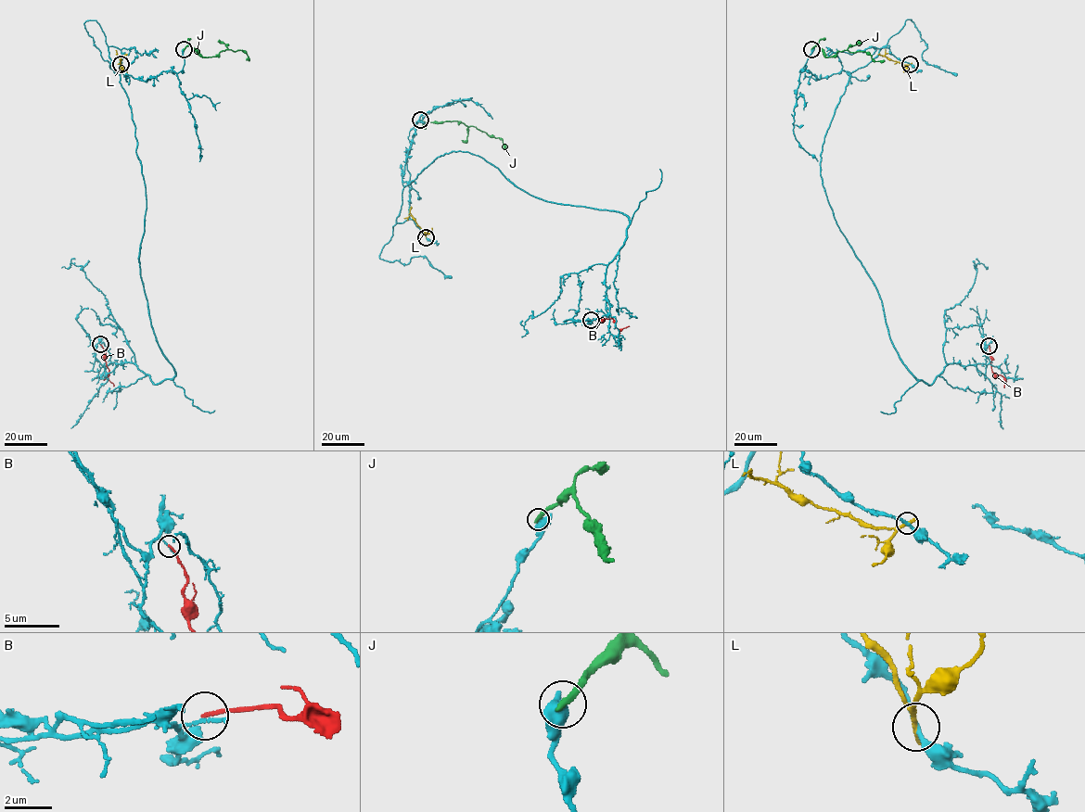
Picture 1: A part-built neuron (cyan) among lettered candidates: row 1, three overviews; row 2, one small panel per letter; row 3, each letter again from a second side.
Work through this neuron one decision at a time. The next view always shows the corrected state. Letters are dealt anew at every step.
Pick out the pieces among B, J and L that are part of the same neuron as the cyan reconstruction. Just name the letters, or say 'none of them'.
none of them

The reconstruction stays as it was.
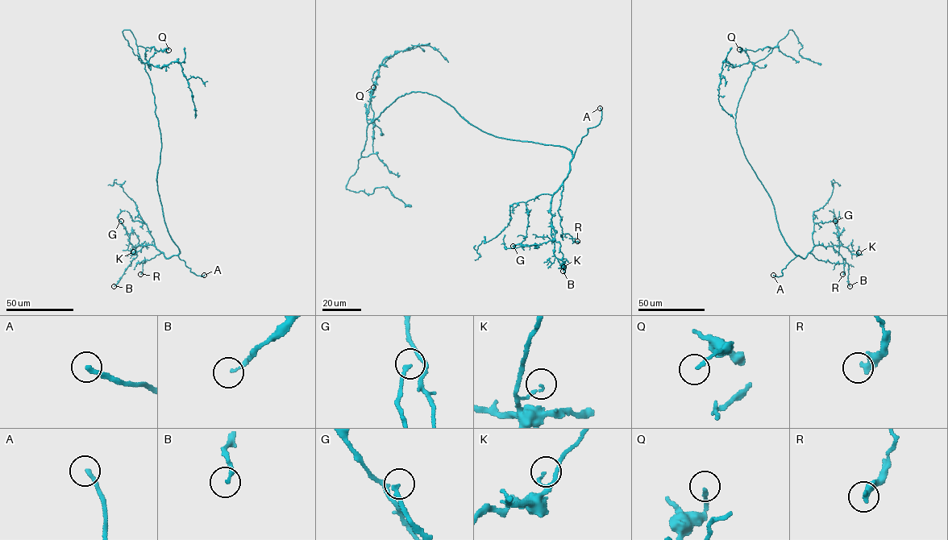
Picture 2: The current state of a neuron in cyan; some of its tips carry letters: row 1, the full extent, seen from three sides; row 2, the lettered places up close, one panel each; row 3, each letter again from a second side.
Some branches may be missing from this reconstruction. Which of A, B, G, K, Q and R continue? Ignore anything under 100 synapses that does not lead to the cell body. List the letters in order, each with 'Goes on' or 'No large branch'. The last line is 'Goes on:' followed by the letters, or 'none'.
A: Goes on
B: No large branch
G: No large branch
K: No large branch
Q: No large branch
R: No large branch
Goes on: A

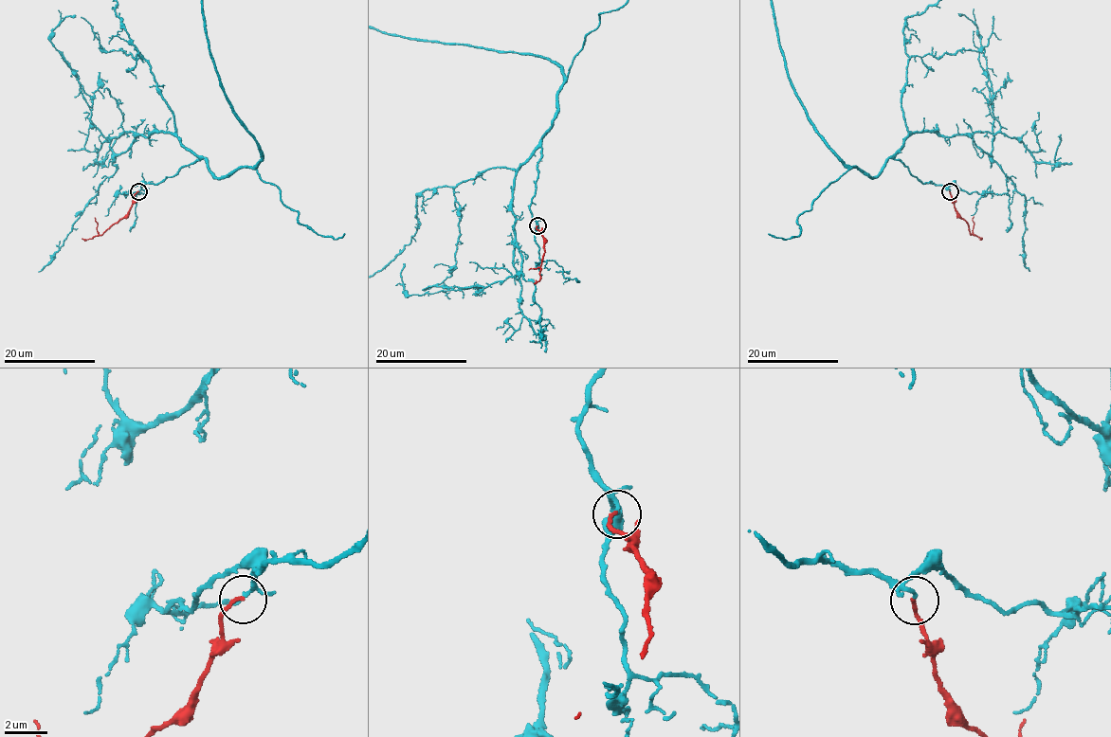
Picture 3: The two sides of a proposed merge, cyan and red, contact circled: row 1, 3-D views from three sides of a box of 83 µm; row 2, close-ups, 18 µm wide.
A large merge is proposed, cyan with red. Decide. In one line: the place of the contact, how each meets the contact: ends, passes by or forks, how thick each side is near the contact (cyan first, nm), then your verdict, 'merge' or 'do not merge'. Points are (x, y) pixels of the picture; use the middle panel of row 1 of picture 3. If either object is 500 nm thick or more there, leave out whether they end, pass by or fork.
at (537, 225); cyan passes by; red ends there; 110 nm thick on the cyan side, 150 nm on the other; merge

